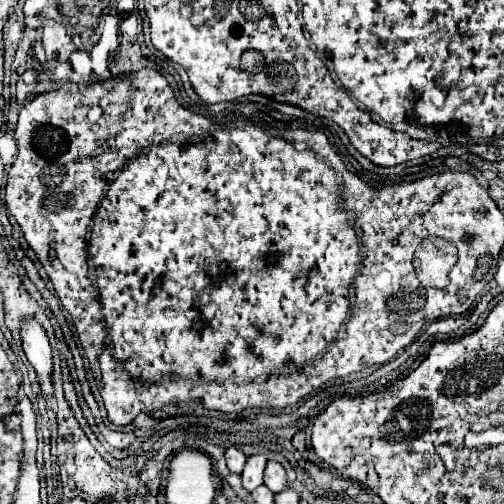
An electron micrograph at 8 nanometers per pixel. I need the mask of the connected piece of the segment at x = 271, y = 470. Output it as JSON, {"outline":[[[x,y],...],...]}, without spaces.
{"outline":[[[268,461],[266,471],[264,471],[264,485],[272,491],[272,493],[280,493],[286,489],[288,481],[286,481],[286,471],[278,461]]]}

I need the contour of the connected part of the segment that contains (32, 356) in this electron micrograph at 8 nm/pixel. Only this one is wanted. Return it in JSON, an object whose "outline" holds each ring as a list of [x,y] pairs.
{"outline":[[[26,321],[20,333],[22,333],[24,353],[30,365],[34,367],[34,371],[38,373],[38,379],[52,379],[54,361],[52,361],[52,349],[44,329],[36,321]]]}

